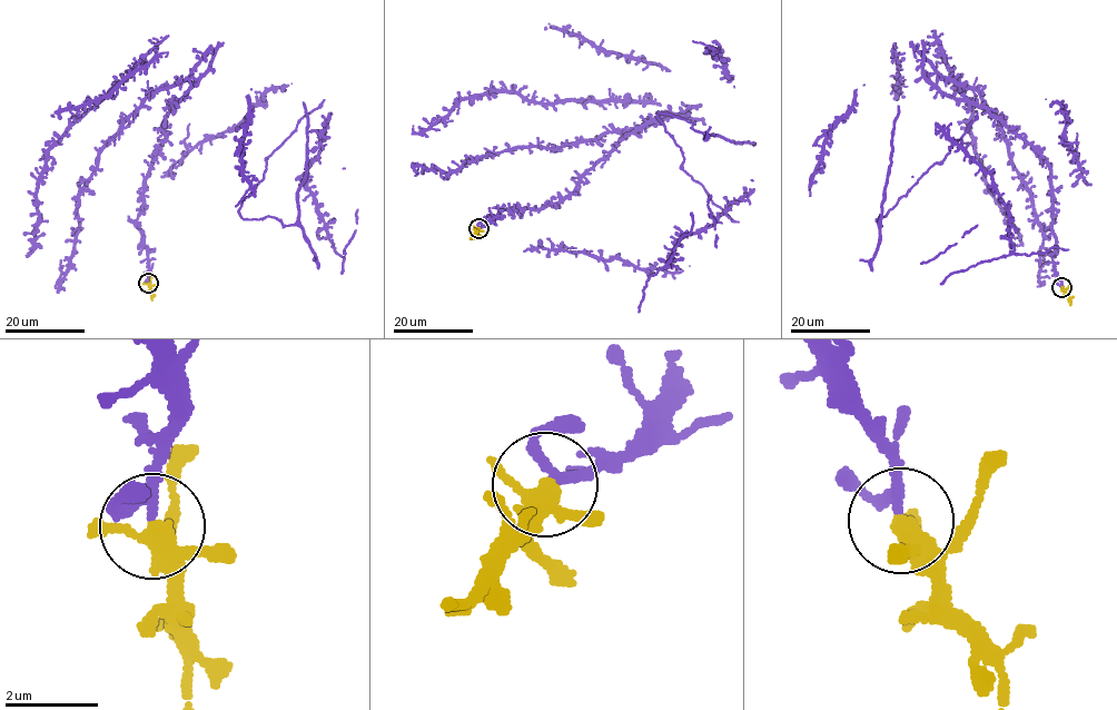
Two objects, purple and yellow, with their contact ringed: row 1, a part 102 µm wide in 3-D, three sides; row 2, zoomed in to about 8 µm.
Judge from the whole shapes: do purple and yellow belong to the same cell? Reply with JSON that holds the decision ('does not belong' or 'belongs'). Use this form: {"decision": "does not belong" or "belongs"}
{"decision": "belongs"}

